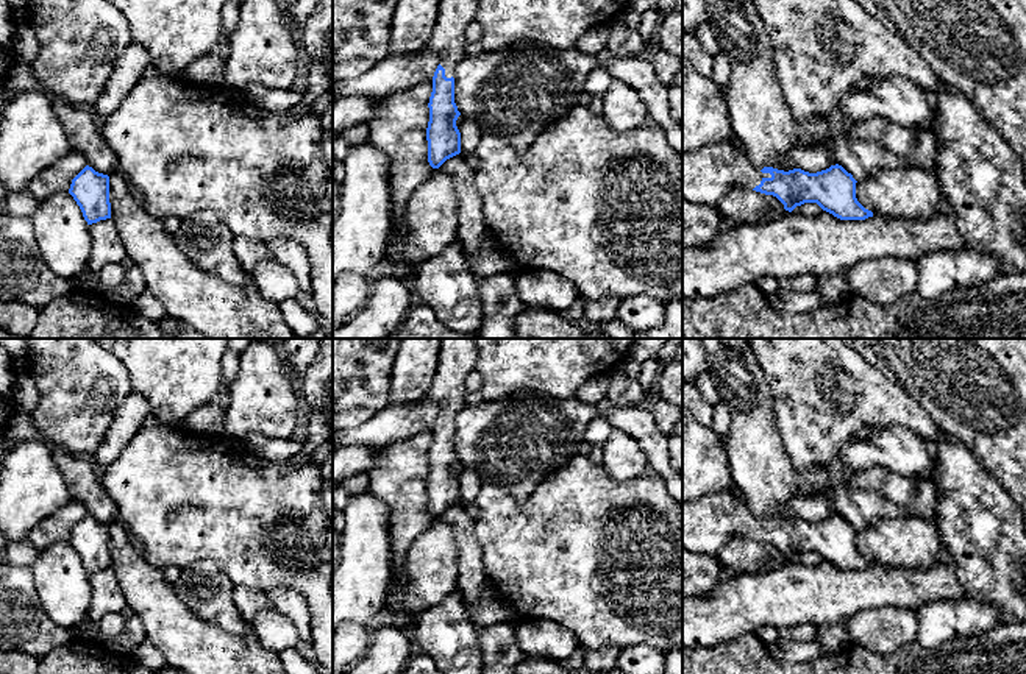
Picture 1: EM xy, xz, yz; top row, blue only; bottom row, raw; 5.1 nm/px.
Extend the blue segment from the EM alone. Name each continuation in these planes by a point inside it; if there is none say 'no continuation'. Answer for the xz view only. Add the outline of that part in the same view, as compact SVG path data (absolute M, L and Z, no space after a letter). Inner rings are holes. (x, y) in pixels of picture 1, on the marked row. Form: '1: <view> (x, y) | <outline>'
1: xz (448, 36) | M439 0L428 47L439 51L439 64L447 78L454 78L454 67L465 56L465 30L476 19L476 9L478 0Z

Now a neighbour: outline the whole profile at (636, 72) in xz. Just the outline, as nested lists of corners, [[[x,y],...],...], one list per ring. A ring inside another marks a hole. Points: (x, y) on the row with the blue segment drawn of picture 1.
[[[603,53],[598,66],[618,80],[636,89],[640,100],[647,105],[650,117],[667,134],[673,150],[682,153],[682,122],[675,119],[668,106],[668,83],[662,81],[651,64],[651,59],[637,56],[615,56]]]

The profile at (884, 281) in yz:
[[[885,256],[865,259],[842,273],[850,293],[876,304],[893,304],[915,292],[918,265],[915,259]]]

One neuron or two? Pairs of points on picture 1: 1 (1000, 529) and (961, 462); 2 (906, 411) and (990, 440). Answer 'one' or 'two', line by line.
1: one
2: two

